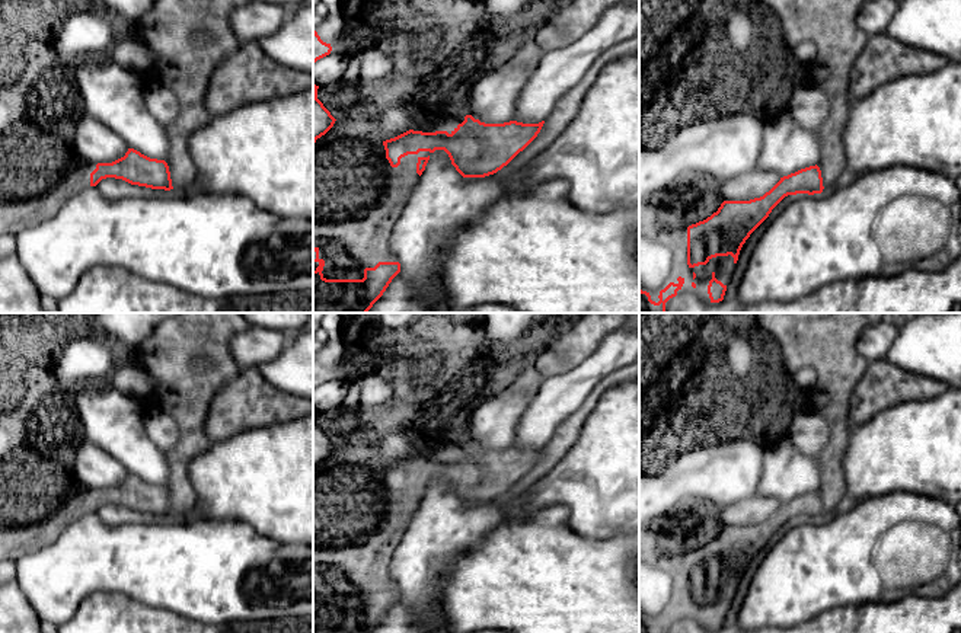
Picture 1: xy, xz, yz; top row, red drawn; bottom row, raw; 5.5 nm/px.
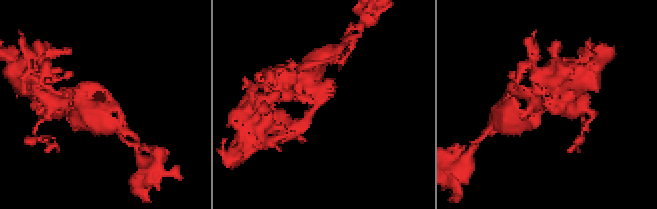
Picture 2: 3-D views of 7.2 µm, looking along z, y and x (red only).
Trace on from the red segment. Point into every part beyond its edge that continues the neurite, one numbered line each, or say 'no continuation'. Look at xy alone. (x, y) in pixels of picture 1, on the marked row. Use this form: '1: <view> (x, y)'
1: xy (166, 28)
2: xy (15, 214)

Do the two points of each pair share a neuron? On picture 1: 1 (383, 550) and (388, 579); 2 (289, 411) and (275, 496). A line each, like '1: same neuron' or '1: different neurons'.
1: same neuron
2: different neurons

